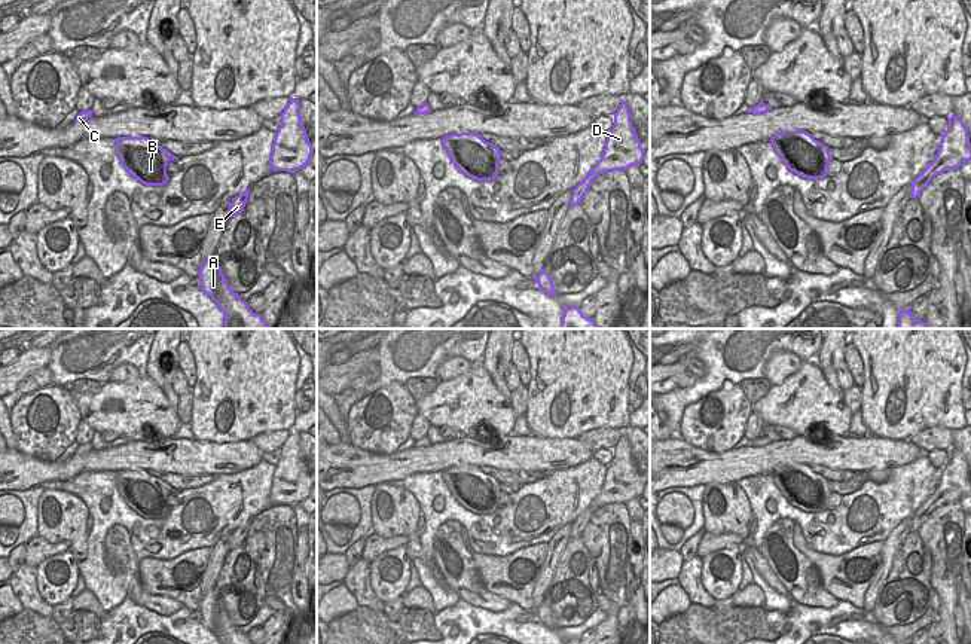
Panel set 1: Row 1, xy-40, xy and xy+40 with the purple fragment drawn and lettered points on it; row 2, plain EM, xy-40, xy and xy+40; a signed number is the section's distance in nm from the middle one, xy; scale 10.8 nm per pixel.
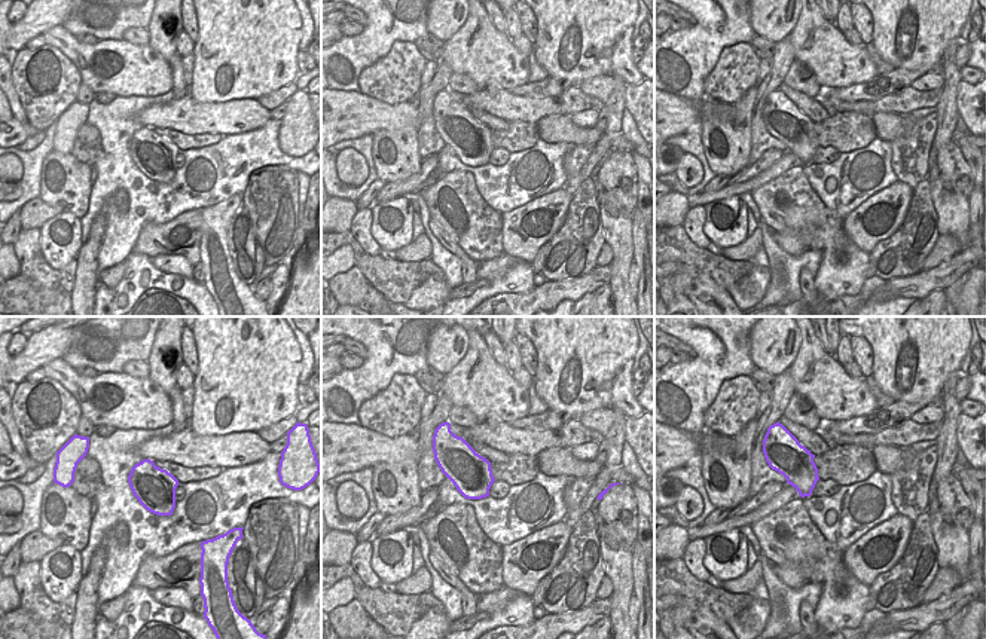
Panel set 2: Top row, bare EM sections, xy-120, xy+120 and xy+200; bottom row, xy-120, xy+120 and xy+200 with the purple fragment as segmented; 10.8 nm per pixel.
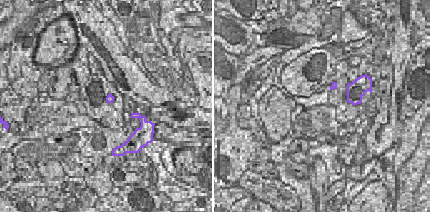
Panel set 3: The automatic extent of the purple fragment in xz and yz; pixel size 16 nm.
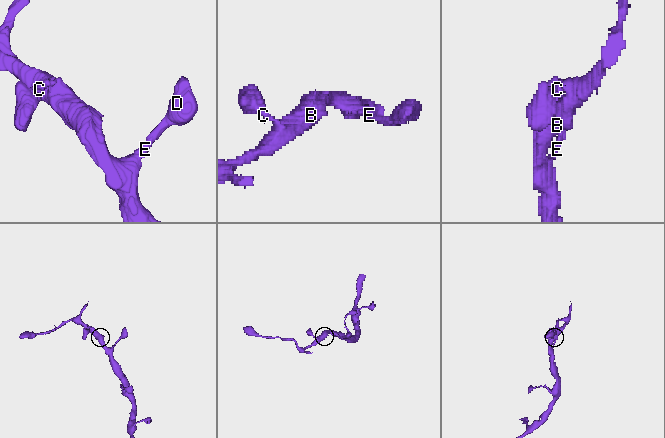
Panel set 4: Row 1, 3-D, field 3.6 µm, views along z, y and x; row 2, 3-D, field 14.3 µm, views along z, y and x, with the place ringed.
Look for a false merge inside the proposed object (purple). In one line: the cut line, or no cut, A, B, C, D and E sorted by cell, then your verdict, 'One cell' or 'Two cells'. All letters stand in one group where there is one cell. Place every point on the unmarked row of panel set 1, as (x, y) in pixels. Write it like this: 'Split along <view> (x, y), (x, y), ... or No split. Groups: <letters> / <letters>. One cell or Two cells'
No split. Groups: A B C D E. One cell.

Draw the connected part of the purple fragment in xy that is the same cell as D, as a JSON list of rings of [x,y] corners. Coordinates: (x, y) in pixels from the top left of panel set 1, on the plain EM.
[[[625,434],[619,439],[614,448],[614,458],[607,467],[605,482],[601,492],[590,506],[572,522],[570,540],[581,537],[590,518],[596,510],[608,504],[626,504],[632,498],[639,498],[645,483],[630,454],[630,445]]]

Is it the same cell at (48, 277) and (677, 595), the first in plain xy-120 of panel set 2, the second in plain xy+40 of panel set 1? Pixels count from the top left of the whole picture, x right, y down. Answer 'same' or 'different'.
different

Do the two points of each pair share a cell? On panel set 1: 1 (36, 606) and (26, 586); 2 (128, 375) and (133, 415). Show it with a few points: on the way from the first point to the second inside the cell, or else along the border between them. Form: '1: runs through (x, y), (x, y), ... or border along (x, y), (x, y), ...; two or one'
1: runs through (33, 601), (26, 591); one
2: border along (143, 374), (131, 382), (110, 381); two

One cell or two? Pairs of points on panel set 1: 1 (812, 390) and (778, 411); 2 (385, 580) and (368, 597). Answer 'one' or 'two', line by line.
1: one
2: two

